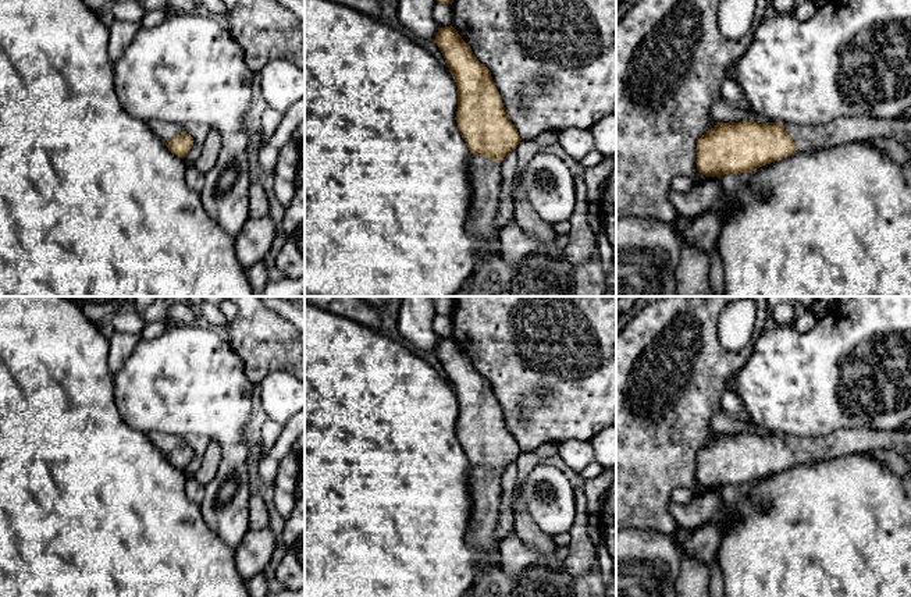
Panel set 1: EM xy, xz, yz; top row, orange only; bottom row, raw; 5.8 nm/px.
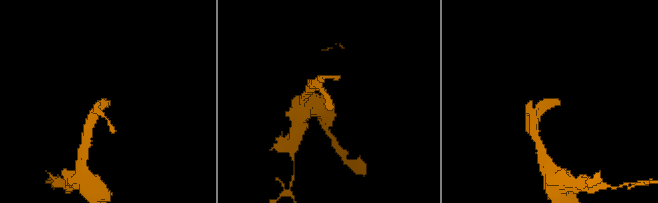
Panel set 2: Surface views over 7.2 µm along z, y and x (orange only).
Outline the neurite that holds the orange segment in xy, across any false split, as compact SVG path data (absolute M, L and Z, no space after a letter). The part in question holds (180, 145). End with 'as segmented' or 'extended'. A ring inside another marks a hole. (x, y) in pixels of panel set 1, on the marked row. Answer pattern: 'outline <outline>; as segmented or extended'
outline M185 132L168 139L166 146L172 154L185 159L193 146L193 138Z; as segmented

